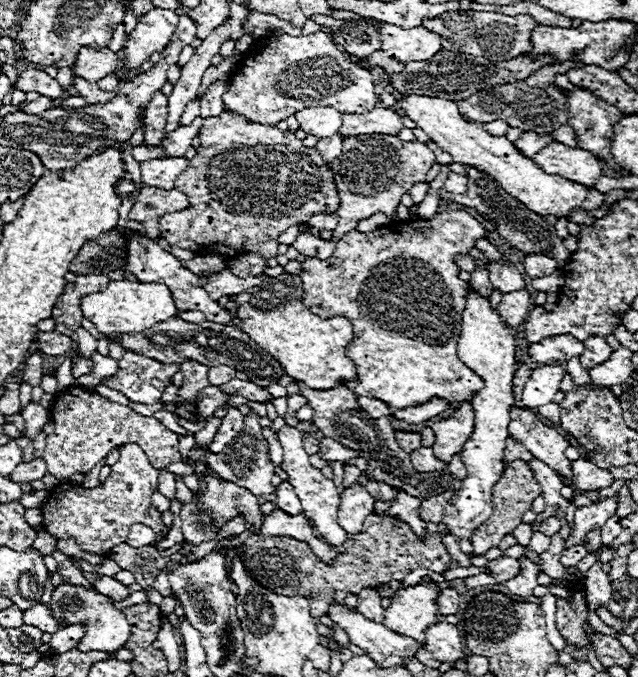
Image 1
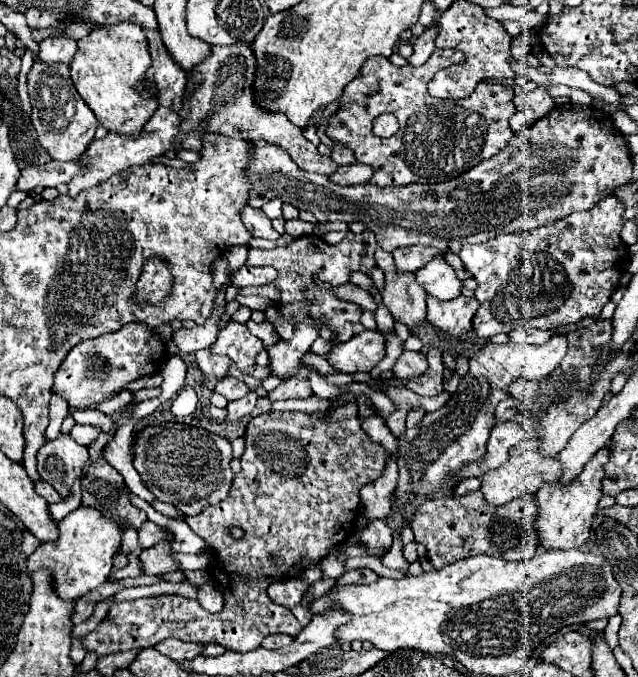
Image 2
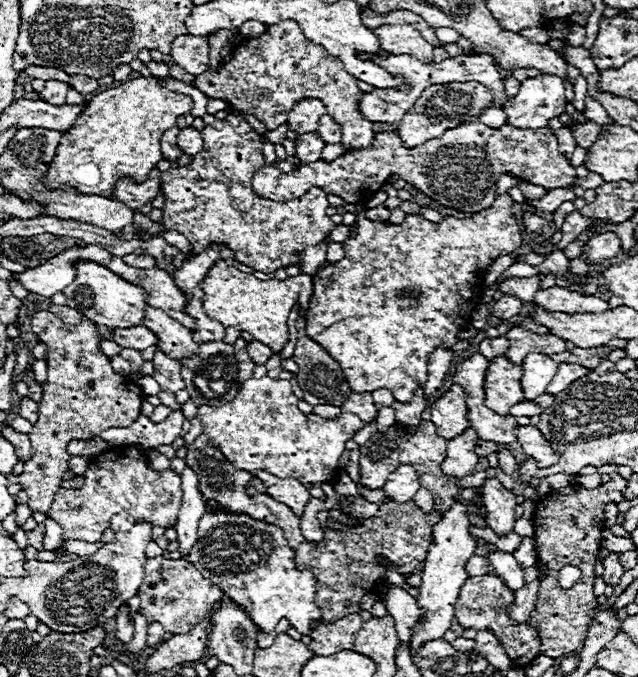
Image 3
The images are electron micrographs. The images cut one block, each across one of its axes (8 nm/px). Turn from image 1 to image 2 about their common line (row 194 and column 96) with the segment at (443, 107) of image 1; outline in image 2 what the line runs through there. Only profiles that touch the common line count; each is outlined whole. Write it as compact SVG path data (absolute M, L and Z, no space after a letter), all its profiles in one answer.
M76 508L58 526L58 540L40 542L34 554L28 556L28 574L34 574L38 568L48 568L58 598L78 600L92 588L106 582L106 576L112 570L112 558L122 540L122 530L116 526L116 522L104 518L92 508Z

